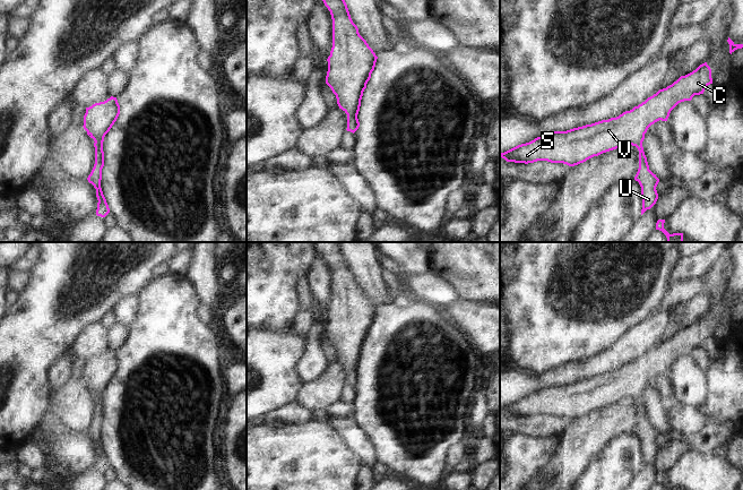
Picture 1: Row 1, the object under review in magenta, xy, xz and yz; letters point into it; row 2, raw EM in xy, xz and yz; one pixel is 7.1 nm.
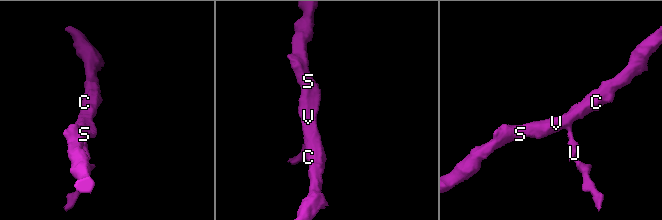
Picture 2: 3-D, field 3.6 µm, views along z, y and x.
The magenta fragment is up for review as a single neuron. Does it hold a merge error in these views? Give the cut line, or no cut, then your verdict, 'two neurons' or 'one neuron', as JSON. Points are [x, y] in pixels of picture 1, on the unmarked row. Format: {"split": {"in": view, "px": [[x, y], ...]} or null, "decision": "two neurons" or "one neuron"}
{"split": null, "decision": "one neuron"}

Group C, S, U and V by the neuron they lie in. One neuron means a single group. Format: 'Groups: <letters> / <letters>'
Groups: C S U V.

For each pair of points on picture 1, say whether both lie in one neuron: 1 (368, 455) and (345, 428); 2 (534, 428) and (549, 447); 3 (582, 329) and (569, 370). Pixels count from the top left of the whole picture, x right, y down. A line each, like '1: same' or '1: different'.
1: same
2: different
3: different

